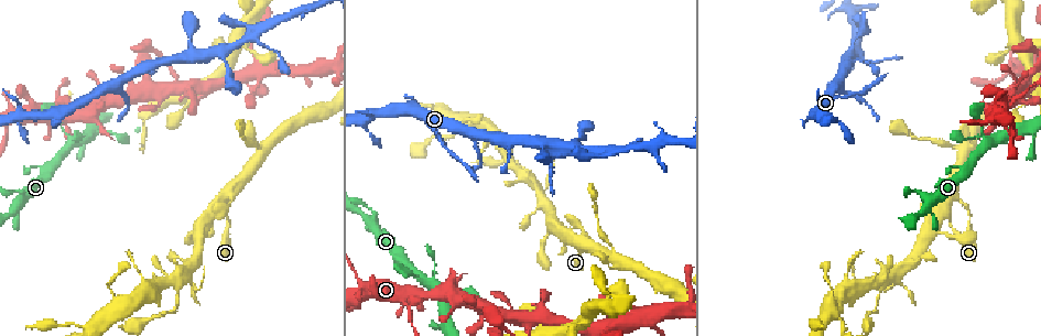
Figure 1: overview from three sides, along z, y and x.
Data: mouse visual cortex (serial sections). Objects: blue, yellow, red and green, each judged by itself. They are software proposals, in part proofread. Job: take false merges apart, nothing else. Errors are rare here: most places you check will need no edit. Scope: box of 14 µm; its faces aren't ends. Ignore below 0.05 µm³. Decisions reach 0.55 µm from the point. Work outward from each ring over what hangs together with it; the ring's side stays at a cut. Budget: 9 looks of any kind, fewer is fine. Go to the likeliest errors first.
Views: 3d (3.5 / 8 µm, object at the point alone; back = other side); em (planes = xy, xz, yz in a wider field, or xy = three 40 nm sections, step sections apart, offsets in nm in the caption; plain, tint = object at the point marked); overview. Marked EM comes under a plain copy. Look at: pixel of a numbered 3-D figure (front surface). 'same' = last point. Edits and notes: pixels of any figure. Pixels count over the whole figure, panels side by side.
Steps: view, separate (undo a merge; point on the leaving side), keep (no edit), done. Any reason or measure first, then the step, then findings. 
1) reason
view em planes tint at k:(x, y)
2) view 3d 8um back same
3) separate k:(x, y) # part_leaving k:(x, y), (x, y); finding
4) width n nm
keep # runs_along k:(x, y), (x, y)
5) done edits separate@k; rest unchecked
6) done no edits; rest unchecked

sharp bend
view 3d 8um at 1:(115, 135)

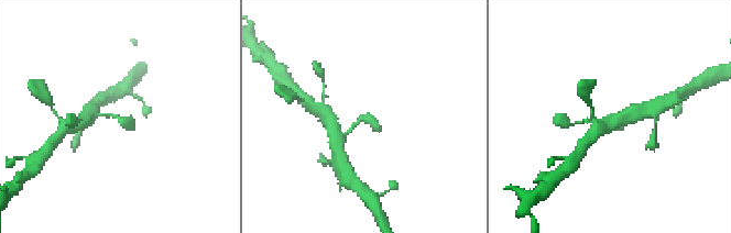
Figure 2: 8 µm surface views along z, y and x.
view 3d 3.5um at 2:(368, 115)

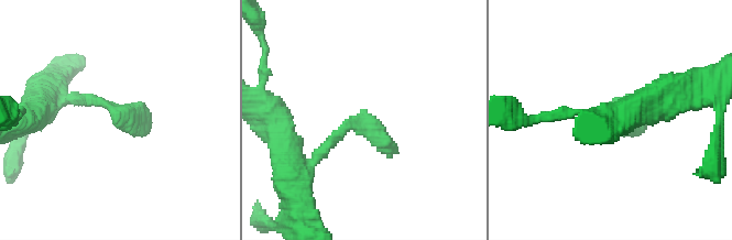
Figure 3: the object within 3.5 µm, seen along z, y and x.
view em xy step 2 tint at 3:(116, 114)

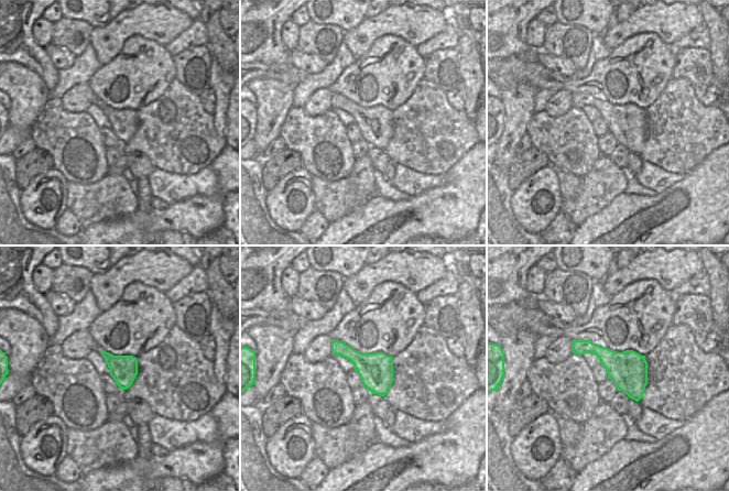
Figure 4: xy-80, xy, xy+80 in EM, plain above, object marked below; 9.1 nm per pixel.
keep # runs_along 3:(61, 99), (101, 99), (152, 122); continuous, no second cell

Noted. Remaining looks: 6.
arms part here
view 3d 3.5um at 1:(364, 296)

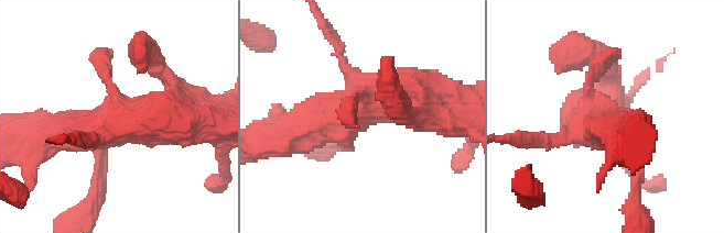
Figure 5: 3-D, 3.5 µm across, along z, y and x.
view em xy step 1 tint at 5:(105, 122)

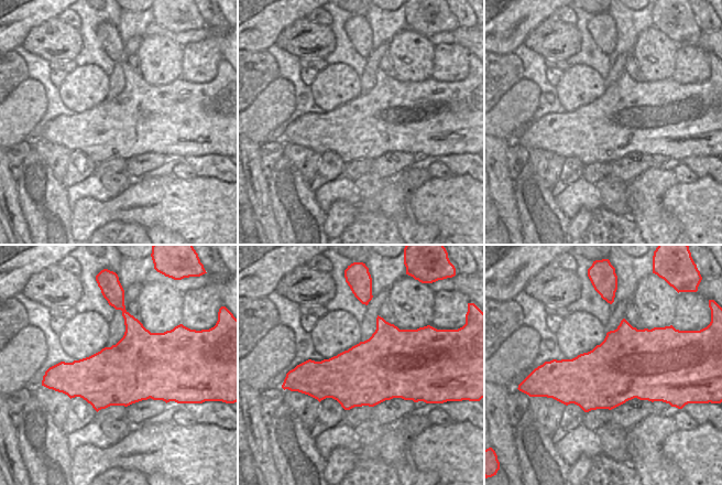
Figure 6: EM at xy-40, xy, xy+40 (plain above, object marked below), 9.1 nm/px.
keep # runs_along 5:(424, 97), (360, 108), (344, 142); all the same cell

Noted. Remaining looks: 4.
four arms meet
view 3d 8um back at 1:(250, 39)

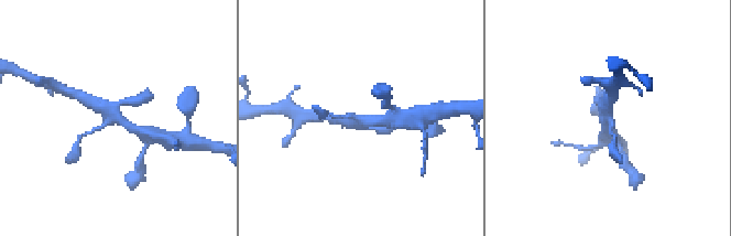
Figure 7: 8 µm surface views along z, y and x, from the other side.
view em xy step 5 tint at 7:(116, 117)

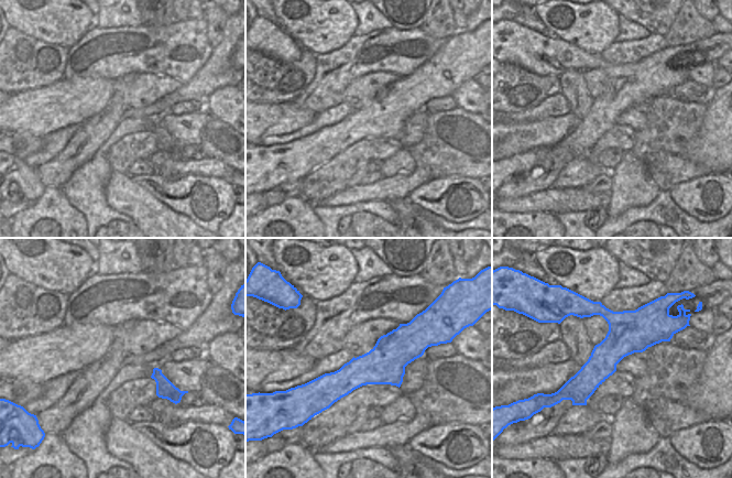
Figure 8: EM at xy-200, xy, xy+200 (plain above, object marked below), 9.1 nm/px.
keep # all the same cell

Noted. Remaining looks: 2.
abrupt turn
view 3d 3.5um at 1:(1034, 129)

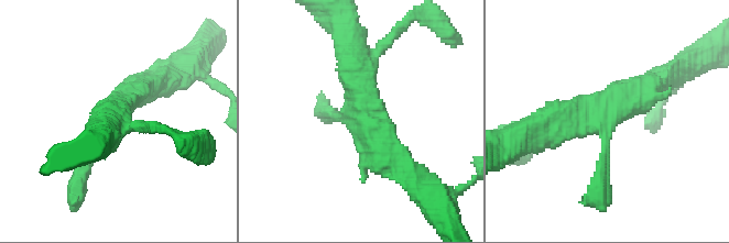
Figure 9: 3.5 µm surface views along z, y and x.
keep # runs_along 9:(355, 50), (358, 109), (324, 111); one cell here

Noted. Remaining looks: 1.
done no edits; rest unchecked

